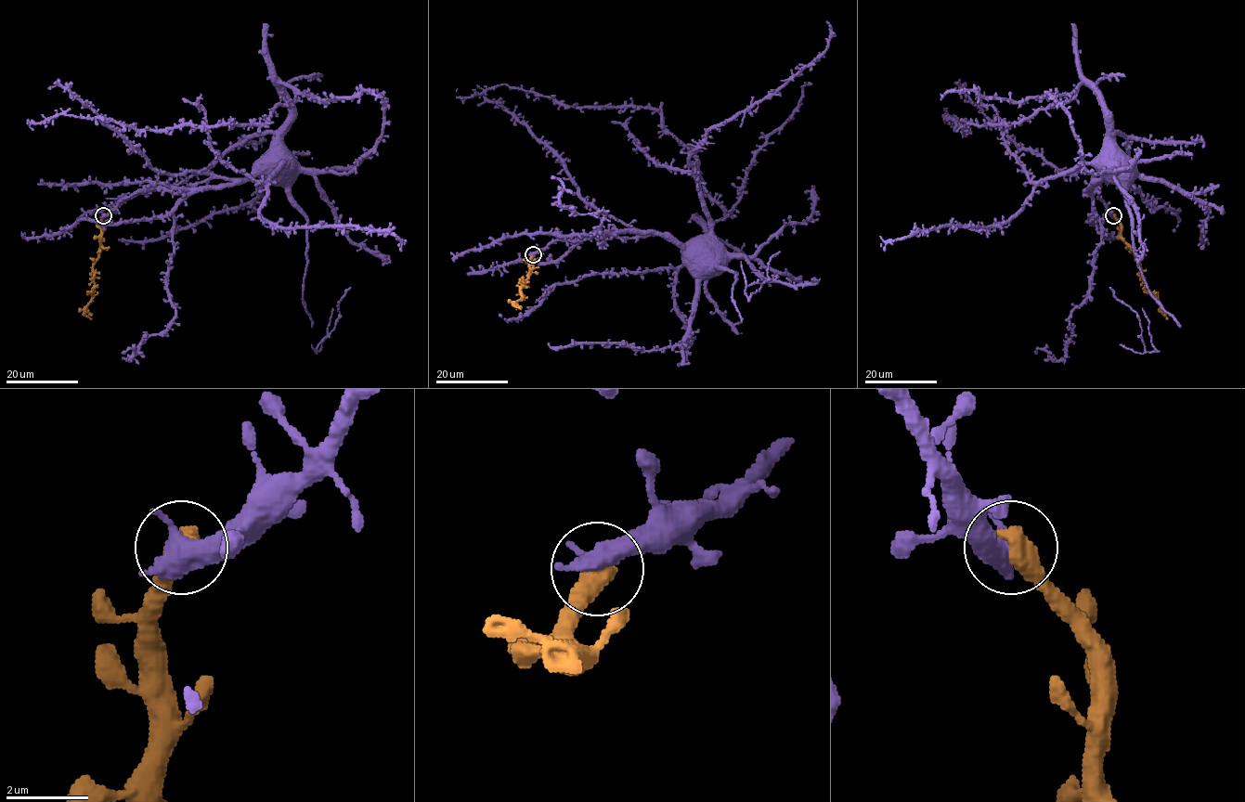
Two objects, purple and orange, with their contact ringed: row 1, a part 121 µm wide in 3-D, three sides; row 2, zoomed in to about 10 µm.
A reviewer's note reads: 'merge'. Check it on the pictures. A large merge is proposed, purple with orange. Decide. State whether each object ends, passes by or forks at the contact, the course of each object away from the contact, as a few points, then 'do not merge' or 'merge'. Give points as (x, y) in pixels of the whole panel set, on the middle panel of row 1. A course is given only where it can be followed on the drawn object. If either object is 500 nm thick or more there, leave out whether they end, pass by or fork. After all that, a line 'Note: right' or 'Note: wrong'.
purple runs (533, 255), (555, 240), (591, 239), (610, 231), (661, 233), (683, 243), (708, 245), (708, 250), (703, 249); orange runs (533, 255), (529, 276), (523, 282), (522, 297), (516, 303), (517, 307), (521, 308); merge
Note: right

